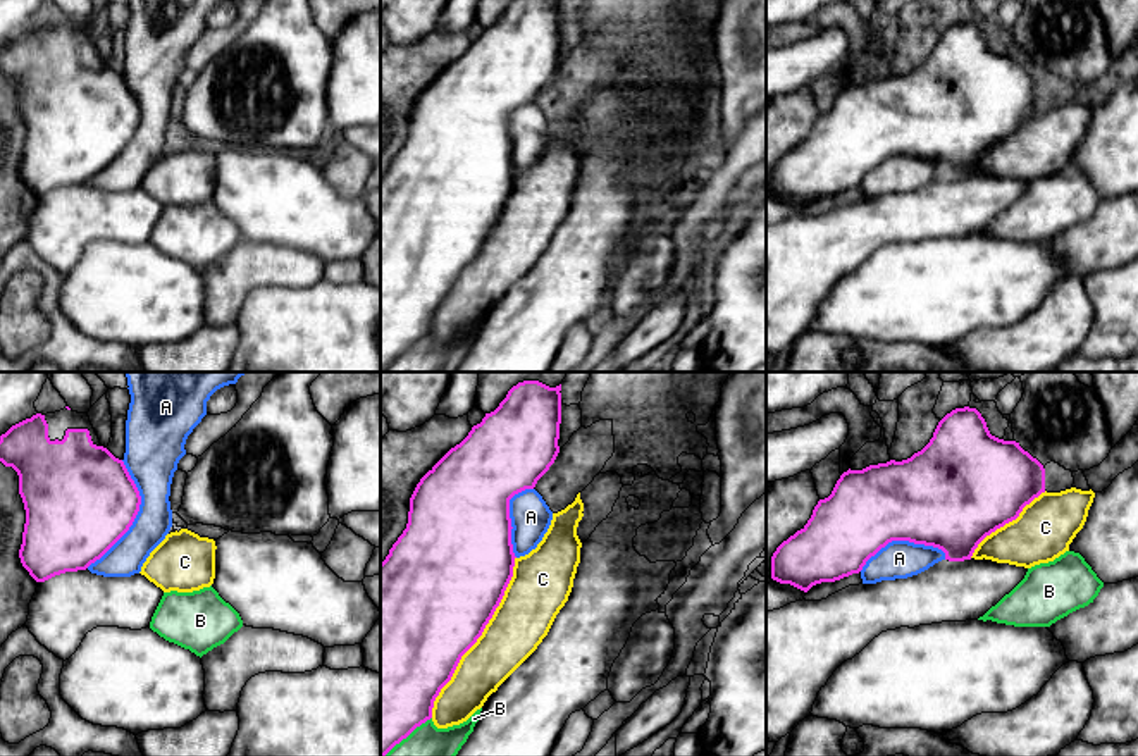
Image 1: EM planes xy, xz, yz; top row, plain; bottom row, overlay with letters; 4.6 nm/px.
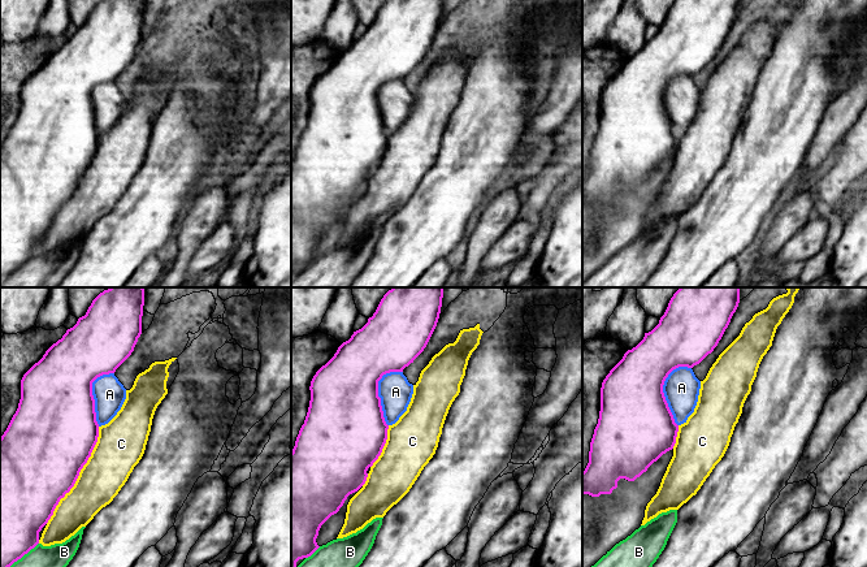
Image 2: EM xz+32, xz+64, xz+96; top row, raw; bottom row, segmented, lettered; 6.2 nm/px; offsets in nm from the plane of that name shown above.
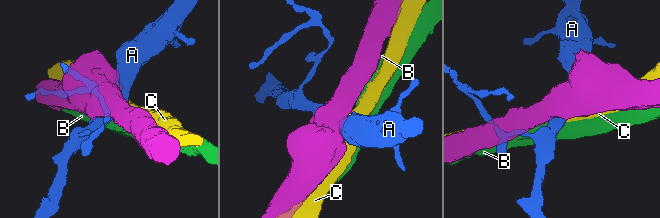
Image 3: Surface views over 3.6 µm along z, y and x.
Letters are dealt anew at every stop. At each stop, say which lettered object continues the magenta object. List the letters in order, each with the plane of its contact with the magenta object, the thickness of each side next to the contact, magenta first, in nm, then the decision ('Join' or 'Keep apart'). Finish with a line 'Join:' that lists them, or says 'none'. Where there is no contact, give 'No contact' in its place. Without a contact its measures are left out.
A: Touches magenta in xy. Thickness 480 nm (magenta) against 220 nm. Keep apart
B: Touches magenta in xz. Thickness 480 nm (magenta) against 260 nm. Keep apart
C: Touches magenta in xz. Thickness 500 nm (magenta) against 260 nm. Keep apart
Join: none

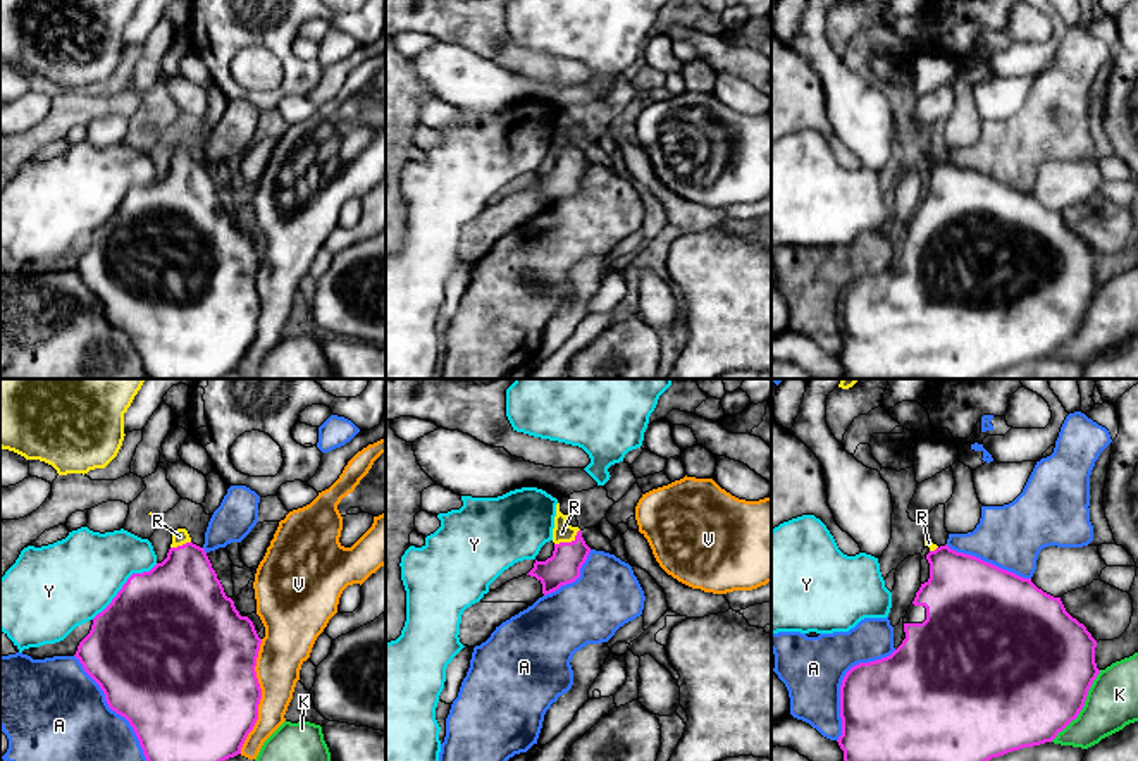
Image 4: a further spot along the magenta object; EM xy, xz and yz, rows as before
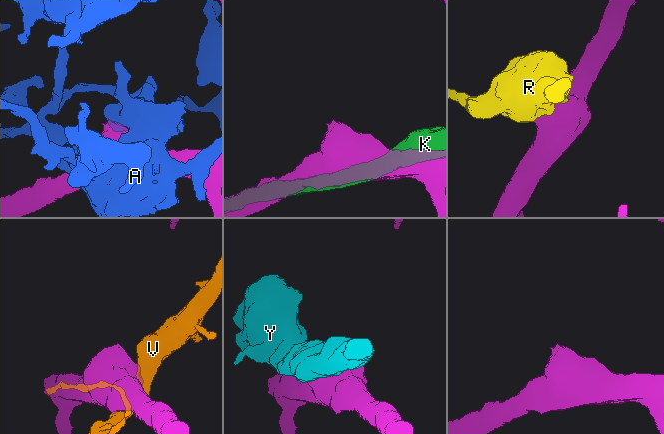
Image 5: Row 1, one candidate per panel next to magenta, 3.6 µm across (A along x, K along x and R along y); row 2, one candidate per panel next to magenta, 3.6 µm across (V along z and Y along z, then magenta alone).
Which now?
A: Touches magenta in yz. Thickness 460 nm (magenta) against 300 nm. Keep apart
K: Touches magenta in yz. Thickness 500 nm (magenta) against 240 nm. Keep apart
R: Touches magenta in xz. Thickness 160 nm (magenta) against 90 nm. Join
V: Touches magenta in xy. Thickness 480 nm (magenta) against 220 nm. Keep apart
Y: Touches magenta in xy. Thickness 500 nm (magenta) against 400 nm. Keep apart
Join: R

